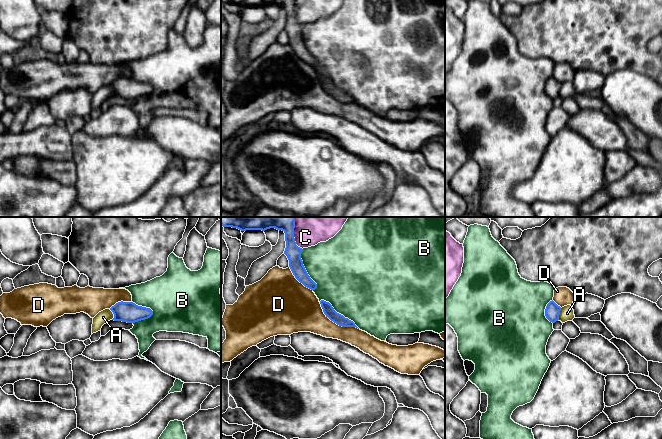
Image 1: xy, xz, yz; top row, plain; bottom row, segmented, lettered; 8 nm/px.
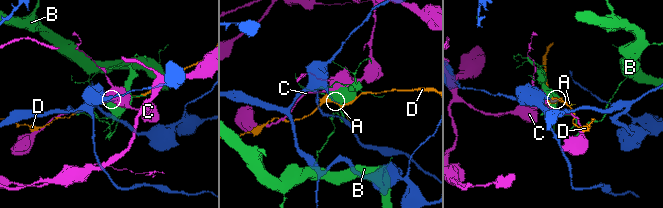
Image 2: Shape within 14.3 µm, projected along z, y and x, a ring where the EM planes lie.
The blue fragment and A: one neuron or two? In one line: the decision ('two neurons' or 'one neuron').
two neurons

